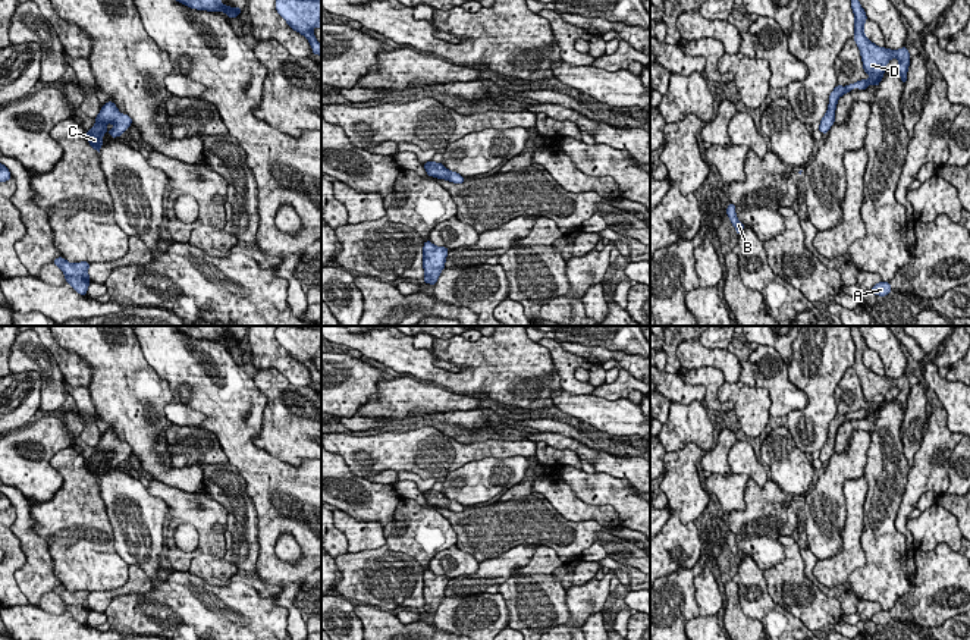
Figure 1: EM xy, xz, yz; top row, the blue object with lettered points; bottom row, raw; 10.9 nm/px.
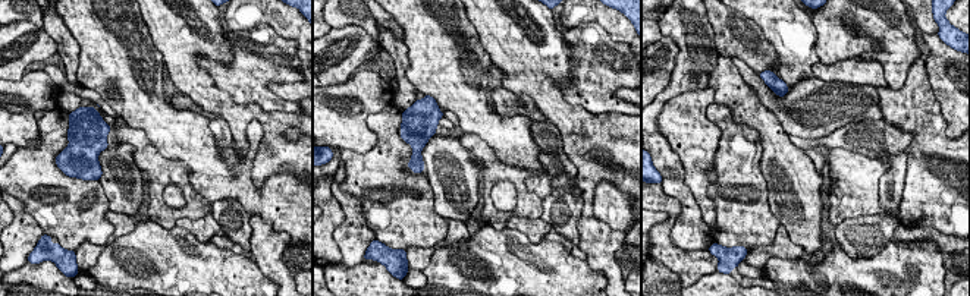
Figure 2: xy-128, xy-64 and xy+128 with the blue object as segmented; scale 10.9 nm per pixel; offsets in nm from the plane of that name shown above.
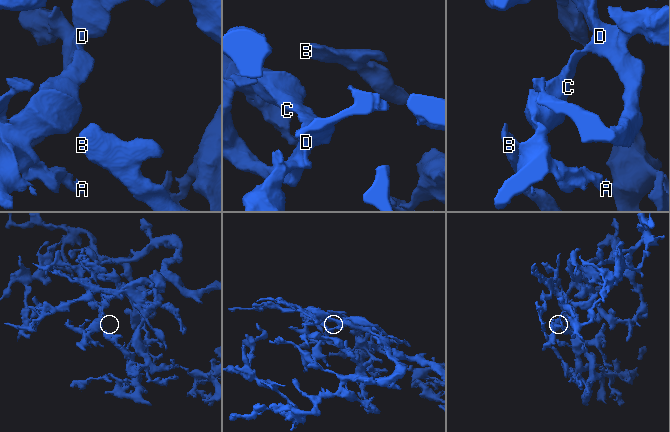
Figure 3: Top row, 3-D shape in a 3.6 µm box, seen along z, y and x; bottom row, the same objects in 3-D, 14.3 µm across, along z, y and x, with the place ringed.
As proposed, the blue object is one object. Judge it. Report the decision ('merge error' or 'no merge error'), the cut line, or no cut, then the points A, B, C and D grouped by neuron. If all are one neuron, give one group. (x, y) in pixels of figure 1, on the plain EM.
no merge error; no cut; A B C D

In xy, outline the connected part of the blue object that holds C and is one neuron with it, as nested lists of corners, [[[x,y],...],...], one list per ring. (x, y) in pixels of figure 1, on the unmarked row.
[[[113,430],[104,433],[95,446],[95,454],[87,459],[87,468],[92,477],[100,481],[103,474],[103,464],[109,461],[112,467],[120,465],[131,457],[132,448],[122,443]]]

